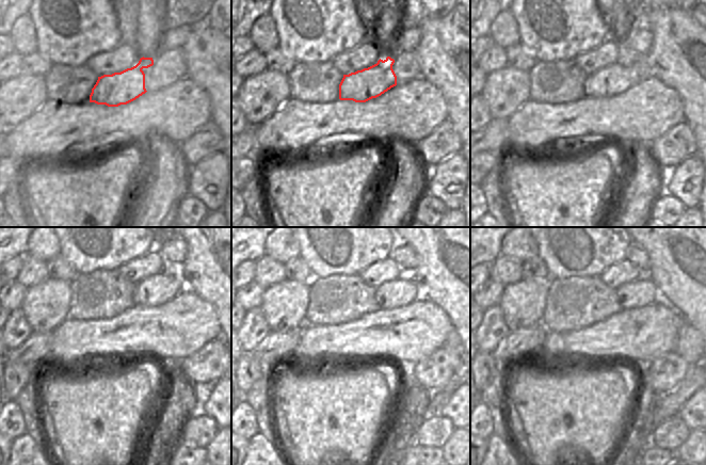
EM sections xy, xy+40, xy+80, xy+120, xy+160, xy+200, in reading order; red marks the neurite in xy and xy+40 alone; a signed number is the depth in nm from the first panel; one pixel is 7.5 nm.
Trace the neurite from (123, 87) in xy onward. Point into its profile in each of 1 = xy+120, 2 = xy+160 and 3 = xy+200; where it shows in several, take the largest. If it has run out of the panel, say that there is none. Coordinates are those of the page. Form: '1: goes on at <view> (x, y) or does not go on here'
1: goes on at xy+120 (156, 290)
2: goes on at xy+160 (398, 292)
3: goes on at xy+200 (641, 292)

